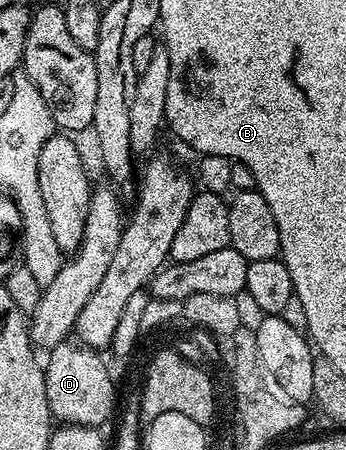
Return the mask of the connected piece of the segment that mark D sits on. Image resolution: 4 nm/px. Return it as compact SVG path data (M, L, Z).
M66 342L55 346L49 353L49 364L44 365L45 389L50 413L61 419L65 426L97 428L113 412L117 392L106 361L98 351L80 342Z

